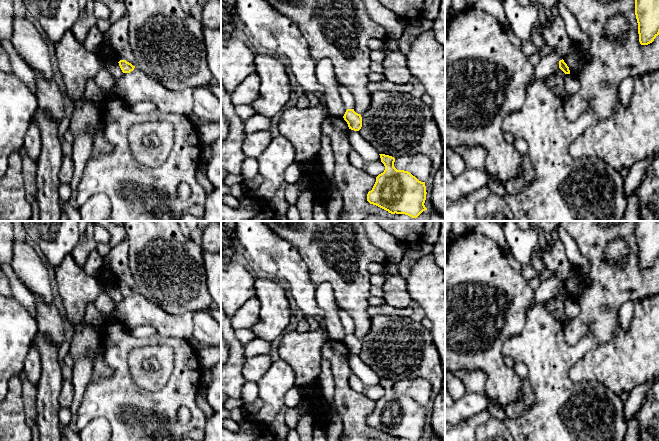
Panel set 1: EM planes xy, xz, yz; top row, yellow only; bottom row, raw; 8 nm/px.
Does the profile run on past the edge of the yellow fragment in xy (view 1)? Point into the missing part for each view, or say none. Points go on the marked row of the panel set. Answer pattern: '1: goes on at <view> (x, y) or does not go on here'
1: does not go on here

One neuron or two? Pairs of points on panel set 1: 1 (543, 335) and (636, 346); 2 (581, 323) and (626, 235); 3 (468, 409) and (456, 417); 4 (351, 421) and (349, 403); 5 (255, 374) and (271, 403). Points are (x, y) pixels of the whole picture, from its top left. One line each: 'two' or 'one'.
1: two
2: one
3: one
4: one
5: two

